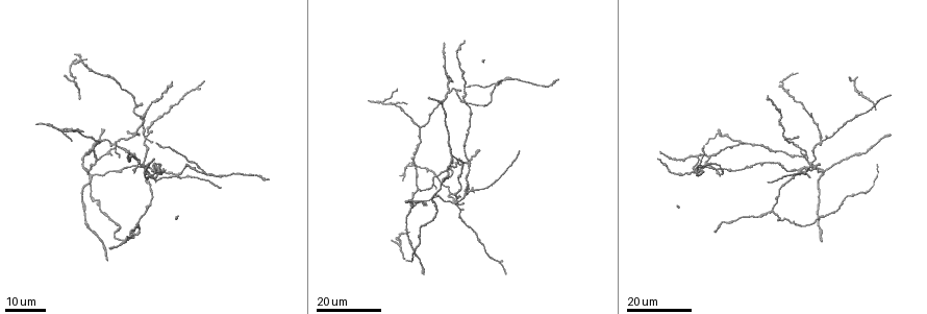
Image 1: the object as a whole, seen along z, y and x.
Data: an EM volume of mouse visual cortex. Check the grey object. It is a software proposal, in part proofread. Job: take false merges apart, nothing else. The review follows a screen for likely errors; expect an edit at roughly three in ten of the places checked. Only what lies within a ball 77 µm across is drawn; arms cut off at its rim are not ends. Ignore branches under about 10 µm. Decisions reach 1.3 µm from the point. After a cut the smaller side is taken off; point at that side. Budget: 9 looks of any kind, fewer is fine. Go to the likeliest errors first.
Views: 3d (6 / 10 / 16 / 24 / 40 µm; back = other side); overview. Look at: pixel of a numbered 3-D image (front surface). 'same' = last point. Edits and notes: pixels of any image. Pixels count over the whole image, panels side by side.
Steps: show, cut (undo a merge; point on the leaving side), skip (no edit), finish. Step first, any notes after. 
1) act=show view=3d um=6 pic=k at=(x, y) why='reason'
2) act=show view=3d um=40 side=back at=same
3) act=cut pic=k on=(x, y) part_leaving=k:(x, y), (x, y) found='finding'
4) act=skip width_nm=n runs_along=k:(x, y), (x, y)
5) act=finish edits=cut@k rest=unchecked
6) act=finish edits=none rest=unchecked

act=show view=3d um=24 pic=1 at=(696, 167) why='a fork'

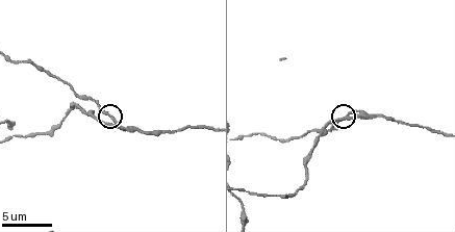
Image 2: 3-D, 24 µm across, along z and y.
act=show view=3d um=10 pic=2 at=(113, 119)

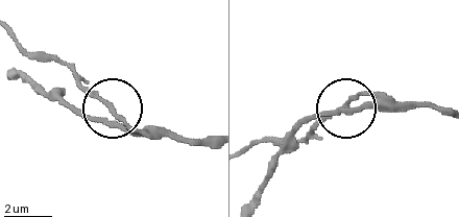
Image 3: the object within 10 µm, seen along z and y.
act=skip found='continuous, no second neuron'

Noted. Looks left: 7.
act=show view=3d um=24 pic=1 at=(52, 127) why='two arms in line, one across'

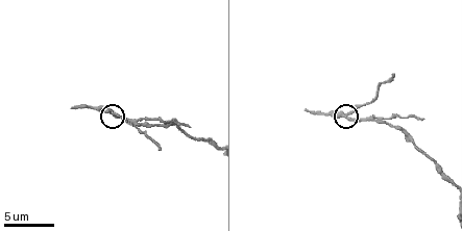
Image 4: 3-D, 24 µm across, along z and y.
act=show view=3d um=10 pic=4 at=(348, 118)

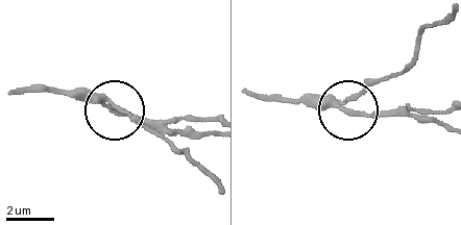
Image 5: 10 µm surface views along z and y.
act=skip arms=3 found='continuous, no second neuron'

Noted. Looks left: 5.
act=show view=3d um=24 pic=1 at=(145, 138)

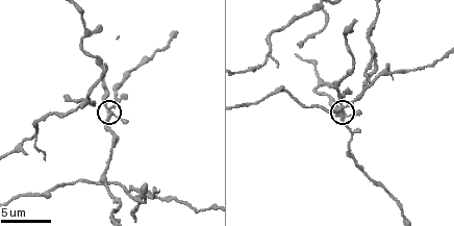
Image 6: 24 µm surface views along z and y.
act=show view=3d um=10 pic=6 at=(108, 108)

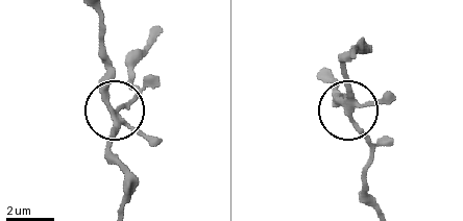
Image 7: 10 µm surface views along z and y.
act=skip arms=4 found='one neuron here'

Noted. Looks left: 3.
act=show view=3d um=10 pic=6 at=(373, 71) why='four or more arms meet'

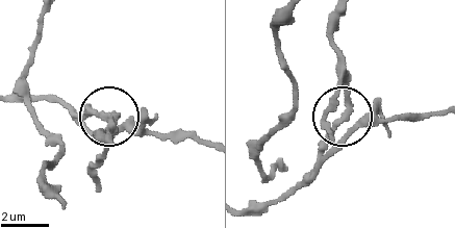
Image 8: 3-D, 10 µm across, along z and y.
act=skip side_arm_um=23 runs_along=8:(248, 210), (283, 198), (343, 117), (419, 121) found='continuous, no second neuron'

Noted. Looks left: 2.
act=show view=3d um=24 pic=1 at=(96, 160) why='arms part here'

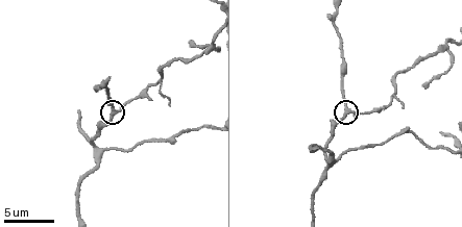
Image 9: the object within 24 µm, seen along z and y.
act=show view=3d um=6 pic=9 at=(119, 109) why='zoom in'

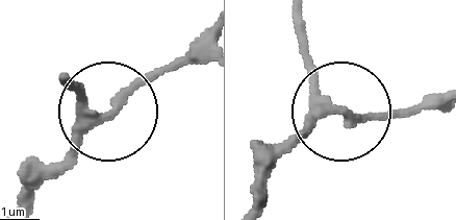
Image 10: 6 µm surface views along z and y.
act=skip width_nm=230 found='one neuron here'

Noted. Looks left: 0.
act=finish edits=none rest=unchecked

